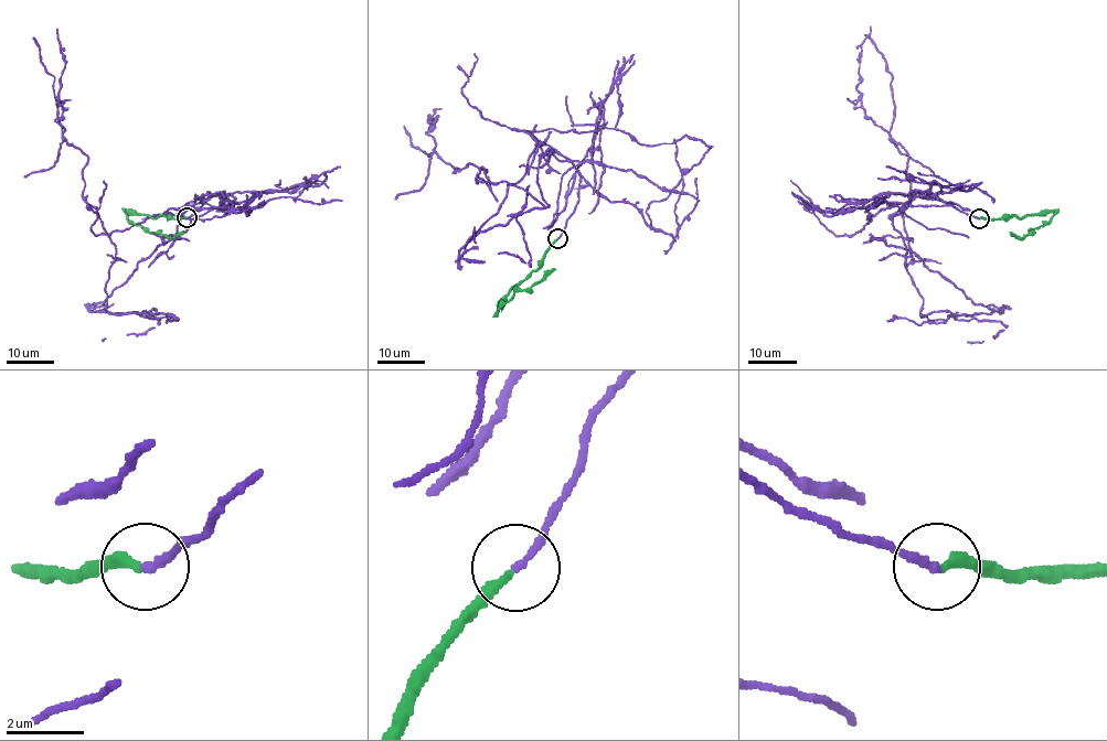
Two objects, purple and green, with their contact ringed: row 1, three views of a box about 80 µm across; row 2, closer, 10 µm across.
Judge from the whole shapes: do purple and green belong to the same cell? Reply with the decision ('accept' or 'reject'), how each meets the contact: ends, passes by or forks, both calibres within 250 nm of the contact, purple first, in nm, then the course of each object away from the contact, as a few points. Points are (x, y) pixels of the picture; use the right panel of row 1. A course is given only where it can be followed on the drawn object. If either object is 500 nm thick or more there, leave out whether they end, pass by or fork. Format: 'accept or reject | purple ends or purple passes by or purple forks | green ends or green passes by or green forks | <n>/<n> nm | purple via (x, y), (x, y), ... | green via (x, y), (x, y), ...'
reject | purple ends | green ends | 200/280 nm | purple via (979, 218), (880, 196), (901, 208), (889, 245), (994, 307), (921, 317), (908, 154), (857, 89), (870, 27) | green via (979, 218), (1054, 213), (1045, 225), (1023, 238), (1010, 233)

